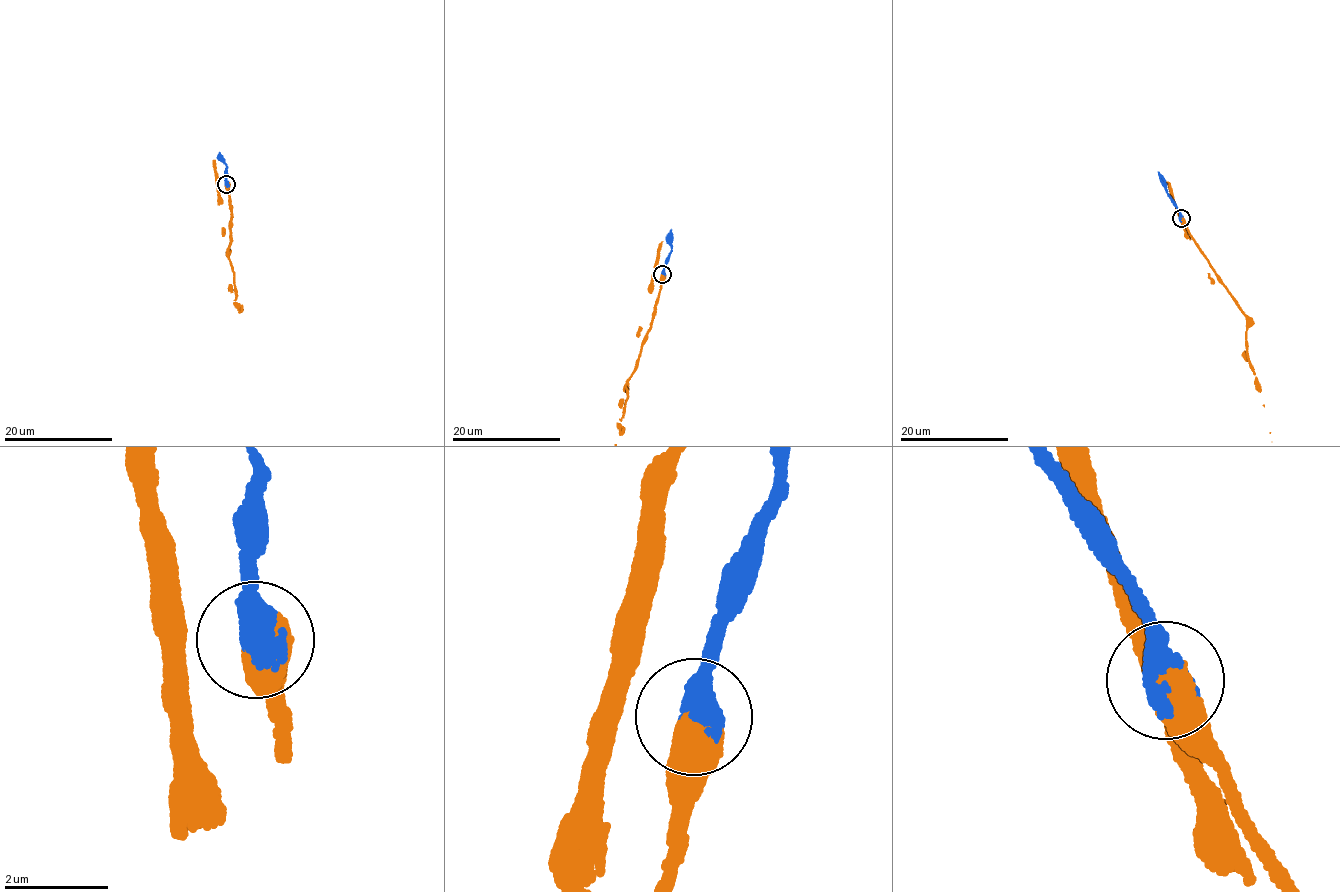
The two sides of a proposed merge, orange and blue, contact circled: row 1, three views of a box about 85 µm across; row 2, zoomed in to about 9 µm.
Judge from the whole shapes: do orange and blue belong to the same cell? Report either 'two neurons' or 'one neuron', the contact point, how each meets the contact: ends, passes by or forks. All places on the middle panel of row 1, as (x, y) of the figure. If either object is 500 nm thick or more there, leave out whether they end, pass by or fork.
one neuron; at (662, 274)

